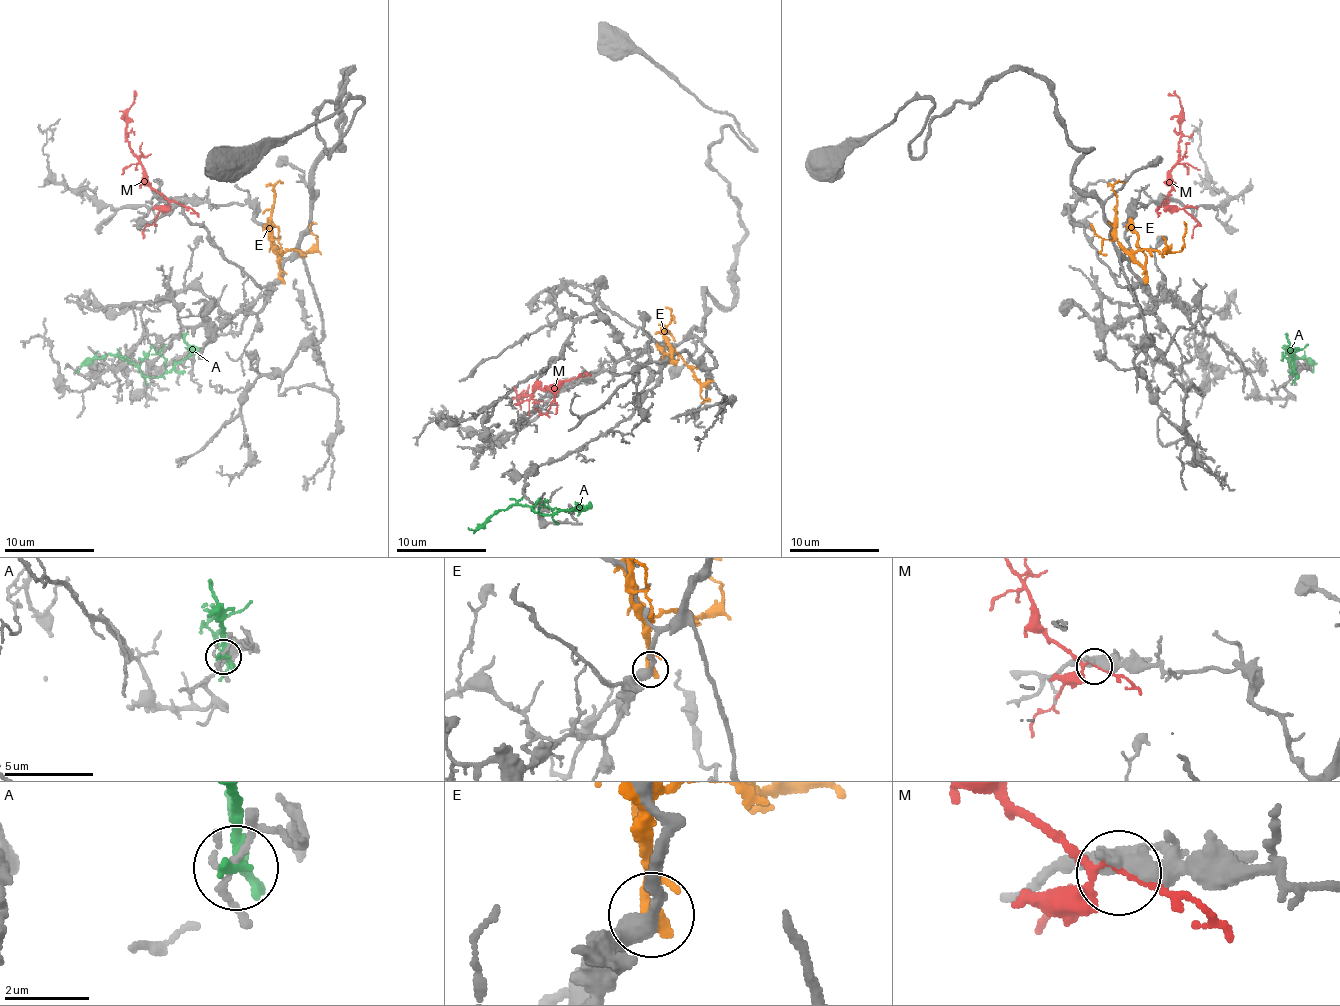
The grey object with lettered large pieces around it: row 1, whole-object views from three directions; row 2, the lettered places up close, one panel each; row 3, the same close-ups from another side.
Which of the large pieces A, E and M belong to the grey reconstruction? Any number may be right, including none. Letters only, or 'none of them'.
none of them

